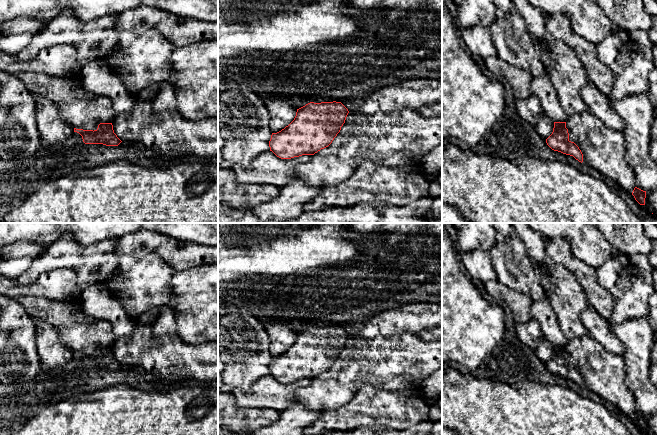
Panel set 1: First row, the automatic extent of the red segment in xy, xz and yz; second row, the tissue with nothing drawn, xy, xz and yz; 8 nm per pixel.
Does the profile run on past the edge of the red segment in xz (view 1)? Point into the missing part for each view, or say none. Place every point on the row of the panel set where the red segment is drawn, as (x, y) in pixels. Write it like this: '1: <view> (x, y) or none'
1: none

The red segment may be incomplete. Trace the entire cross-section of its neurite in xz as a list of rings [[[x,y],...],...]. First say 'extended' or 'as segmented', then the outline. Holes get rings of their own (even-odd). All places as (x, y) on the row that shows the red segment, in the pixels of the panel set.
as segmented | [[[310,102],[297,109],[294,120],[288,126],[272,133],[269,141],[270,151],[281,159],[314,155],[332,143],[345,123],[348,113],[348,109],[341,102]]]

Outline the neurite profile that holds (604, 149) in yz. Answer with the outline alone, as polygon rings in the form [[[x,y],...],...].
[[[588,111],[570,116],[566,128],[569,141],[574,142],[583,154],[583,168],[596,169],[632,194],[636,187],[635,175],[625,157],[623,131],[608,128]]]

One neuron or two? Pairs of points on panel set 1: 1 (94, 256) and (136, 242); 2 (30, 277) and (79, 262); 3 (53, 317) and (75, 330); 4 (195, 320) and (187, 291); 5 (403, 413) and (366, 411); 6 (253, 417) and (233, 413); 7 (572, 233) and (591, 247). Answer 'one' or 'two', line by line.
1: two
2: one
3: one
4: one
5: one
6: one
7: one

